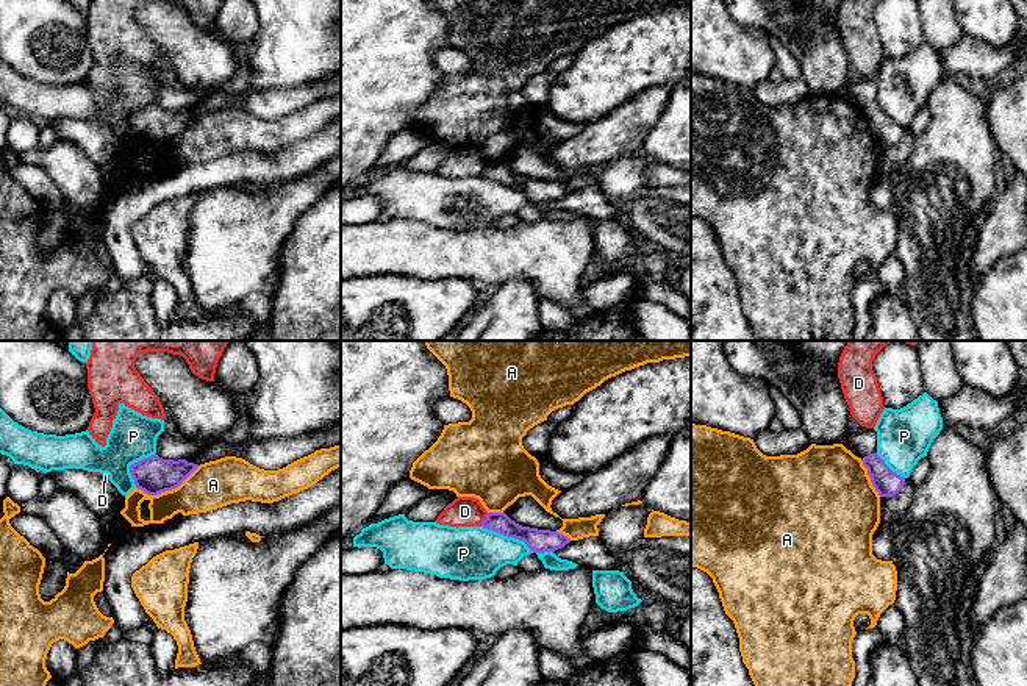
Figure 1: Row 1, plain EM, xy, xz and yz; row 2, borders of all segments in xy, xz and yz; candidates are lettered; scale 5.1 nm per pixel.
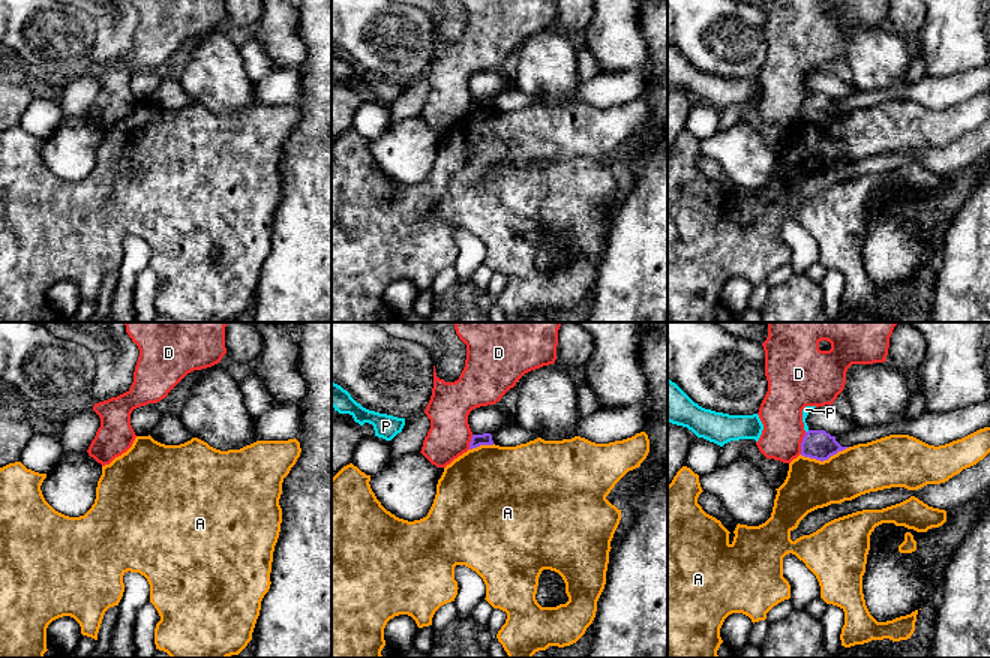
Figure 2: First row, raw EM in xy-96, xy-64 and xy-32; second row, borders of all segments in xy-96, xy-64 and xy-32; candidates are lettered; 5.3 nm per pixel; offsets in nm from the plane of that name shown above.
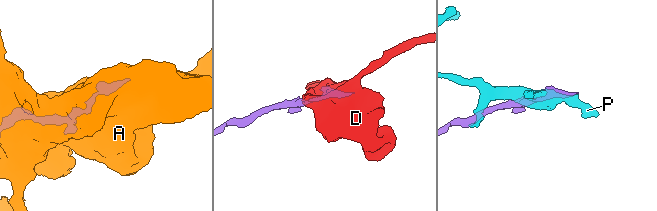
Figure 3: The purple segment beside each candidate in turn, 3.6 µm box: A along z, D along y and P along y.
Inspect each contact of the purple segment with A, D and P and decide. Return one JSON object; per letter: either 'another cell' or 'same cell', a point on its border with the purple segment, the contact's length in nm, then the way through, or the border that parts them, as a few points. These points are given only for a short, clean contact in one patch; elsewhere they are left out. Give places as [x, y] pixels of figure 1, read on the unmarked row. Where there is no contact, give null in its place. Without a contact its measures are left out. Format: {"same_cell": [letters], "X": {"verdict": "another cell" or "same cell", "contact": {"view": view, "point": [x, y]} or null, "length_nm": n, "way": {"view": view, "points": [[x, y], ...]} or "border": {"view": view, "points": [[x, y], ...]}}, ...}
{"same_cell": [], "A": {"verdict": "another cell", "contact": {"view": "xy", "point": [168, 139]}, "length_nm": 340}, "D": {"verdict": "another cell", "contact": {"view": "xz", "point": [485, 169]}, "length_nm": 90, "border": {"view": "xz", "points": [[488, 163], [479, 175]]}}, "P": {"verdict": "another cell", "contact": {"view": "xz", "point": [507, 185]}, "length_nm": 320}}

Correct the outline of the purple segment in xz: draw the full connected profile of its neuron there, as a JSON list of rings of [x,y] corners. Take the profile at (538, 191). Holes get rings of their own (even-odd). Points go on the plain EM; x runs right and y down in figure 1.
[[[488,163],[480,177],[524,191],[533,203],[555,202],[571,192],[558,181],[522,177],[505,163]]]

